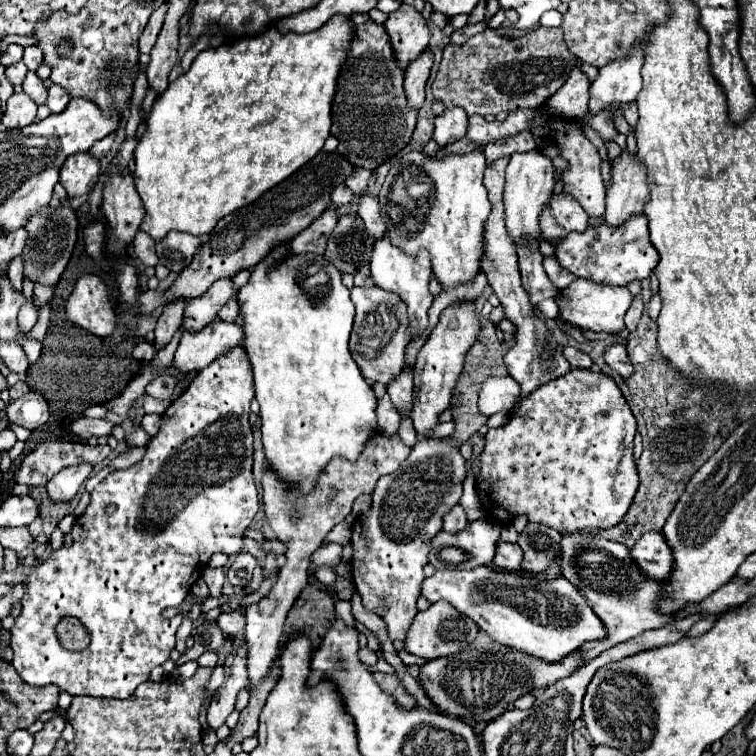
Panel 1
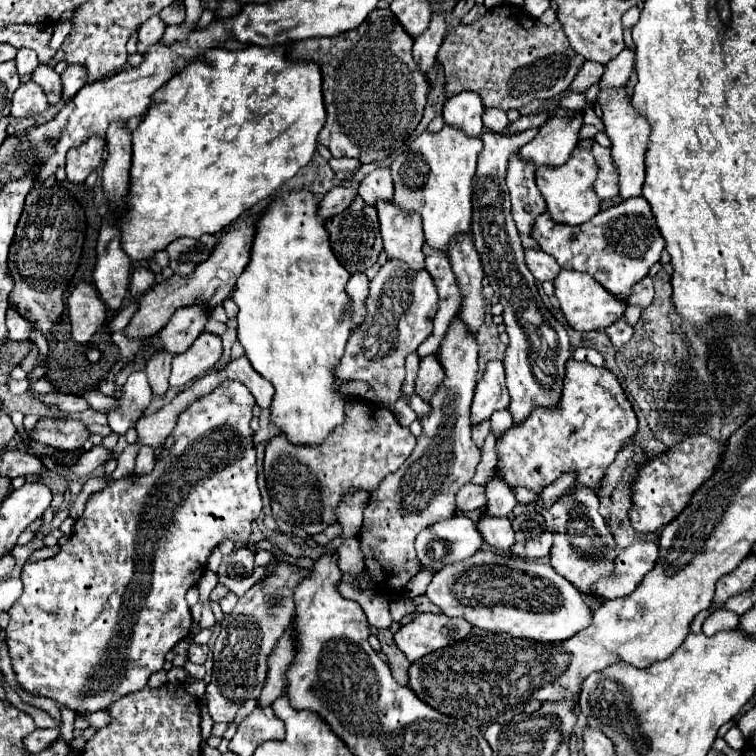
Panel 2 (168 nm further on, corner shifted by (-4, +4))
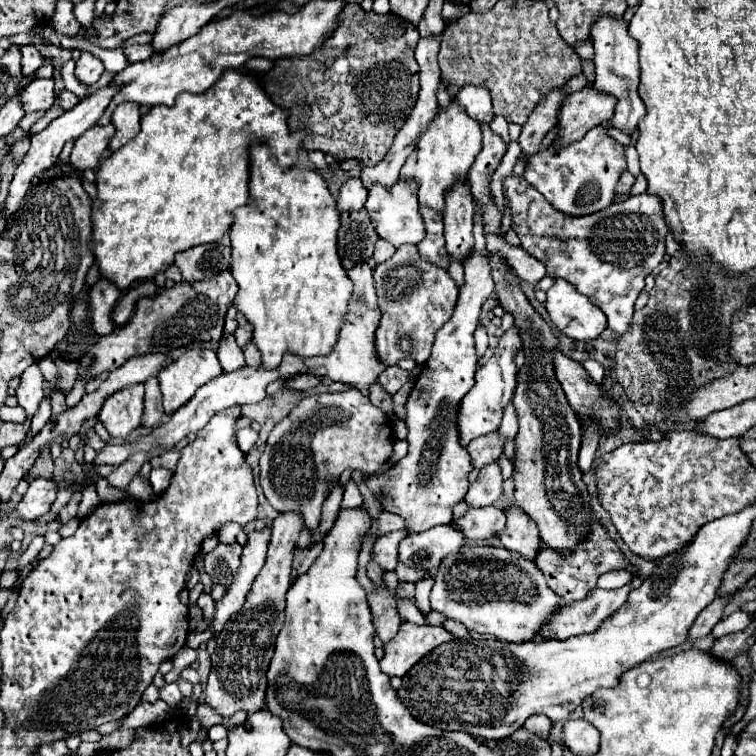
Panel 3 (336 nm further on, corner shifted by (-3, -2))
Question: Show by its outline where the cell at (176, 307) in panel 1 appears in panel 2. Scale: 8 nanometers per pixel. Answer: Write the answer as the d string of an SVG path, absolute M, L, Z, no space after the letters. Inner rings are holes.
M158 351L148 363L146 363L146 375L148 375L148 381L150 381L150 387L152 387L152 393L154 395L164 395L168 391L168 375L170 375L170 361L172 361L172 355L170 353L164 353L164 351Z

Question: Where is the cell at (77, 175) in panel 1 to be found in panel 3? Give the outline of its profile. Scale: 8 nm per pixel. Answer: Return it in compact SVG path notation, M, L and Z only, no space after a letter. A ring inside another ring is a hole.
M113 125L107 127L93 127L89 131L85 131L77 141L75 147L71 151L71 165L79 171L87 171L87 169L97 169L101 155L105 153L109 139L113 137L115 129Z

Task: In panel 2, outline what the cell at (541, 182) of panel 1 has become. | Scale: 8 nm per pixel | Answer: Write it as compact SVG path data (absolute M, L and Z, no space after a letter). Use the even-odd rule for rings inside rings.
M580 113L576 117L550 117L540 127L538 135L520 149L520 155L528 161L534 161L536 167L558 167L566 163L574 151L582 125L584 121Z

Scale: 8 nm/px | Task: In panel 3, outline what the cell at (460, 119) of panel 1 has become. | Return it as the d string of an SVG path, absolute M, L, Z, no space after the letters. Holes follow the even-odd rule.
M463 87L455 95L457 105L461 105L469 117L473 117L479 123L491 123L493 119L493 107L491 107L491 95L485 87Z

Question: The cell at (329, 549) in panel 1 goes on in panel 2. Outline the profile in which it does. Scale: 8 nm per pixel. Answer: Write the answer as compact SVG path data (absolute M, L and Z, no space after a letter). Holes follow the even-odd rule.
M346 539L338 549L338 565L342 573L350 573L350 575L358 575L364 571L364 559L362 559L362 551L358 547L358 539Z

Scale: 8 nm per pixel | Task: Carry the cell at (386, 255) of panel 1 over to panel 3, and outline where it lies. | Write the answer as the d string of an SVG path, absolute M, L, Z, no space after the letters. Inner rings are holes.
M399 179L391 189L385 189L381 185L373 185L369 189L365 209L369 211L369 217L375 225L375 231L379 233L379 237L389 241L393 247L419 245L423 241L425 227L423 227L423 219L419 213L419 205L417 205L417 187L413 181Z

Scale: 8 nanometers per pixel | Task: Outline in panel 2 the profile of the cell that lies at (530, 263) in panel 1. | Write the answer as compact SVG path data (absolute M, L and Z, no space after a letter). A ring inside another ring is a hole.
M516 151L506 173L506 185L512 199L512 217L518 231L526 235L530 235L534 219L546 211L546 201L536 187L534 171L536 167L530 167L530 163L522 163Z

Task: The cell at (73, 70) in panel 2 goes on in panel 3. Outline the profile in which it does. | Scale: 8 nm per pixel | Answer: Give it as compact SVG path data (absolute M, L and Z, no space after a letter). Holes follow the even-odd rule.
M81 53L79 61L75 63L75 77L87 87L91 87L101 77L103 71L105 71L103 63L91 53Z

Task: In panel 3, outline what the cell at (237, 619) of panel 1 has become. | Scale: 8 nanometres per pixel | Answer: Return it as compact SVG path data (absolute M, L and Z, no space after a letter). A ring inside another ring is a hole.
M281 513L273 521L273 533L265 565L255 577L243 609L225 623L225 629L217 637L217 649L211 657L213 667L205 689L205 703L225 719L241 709L247 713L255 713L265 707L267 667L273 657L273 641L285 617L285 593L291 585L291 561L299 531L301 517L297 517L297 513Z

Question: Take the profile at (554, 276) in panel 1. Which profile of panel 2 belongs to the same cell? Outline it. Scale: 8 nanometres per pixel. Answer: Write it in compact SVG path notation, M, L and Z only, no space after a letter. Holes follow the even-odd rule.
M526 249L526 265L530 269L530 273L536 277L536 281L552 281L558 271L562 269L556 259L552 259L550 255L546 255L544 251L538 249Z

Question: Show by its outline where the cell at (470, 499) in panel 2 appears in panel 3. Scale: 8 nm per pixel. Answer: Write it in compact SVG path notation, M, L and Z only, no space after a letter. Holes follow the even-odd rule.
M493 461L491 465L487 465L485 469L479 471L479 477L471 483L471 487L465 495L465 503L469 507L489 507L501 497L501 493L503 493L501 485L503 485L501 469Z

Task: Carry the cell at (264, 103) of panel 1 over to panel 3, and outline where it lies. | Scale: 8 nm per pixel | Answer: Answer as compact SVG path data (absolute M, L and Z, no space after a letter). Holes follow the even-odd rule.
M227 69L221 79L207 91L201 95L189 95L189 97L177 97L177 103L173 107L165 107L165 105L157 105L153 107L147 115L141 117L141 131L137 133L137 137L133 141L129 141L129 145L121 147L117 153L111 153L97 171L97 201L91 207L91 221L93 221L93 237L91 237L91 251L99 263L99 271L101 277L111 279L117 287L127 289L133 285L133 281L137 279L151 279L155 273L165 271L171 263L173 263L173 255L177 251L195 247L195 245L205 245L205 243L217 243L223 239L223 235L231 229L233 225L233 211L239 205L245 205L249 201L249 147L255 141L261 141L263 145L267 145L271 149L271 153L275 155L279 167L289 169L295 167L297 159L299 159L299 149L303 147L305 129L291 129L289 127L289 109L283 109L279 105L275 105L271 101L271 97L263 91L263 85L259 83L259 79L253 73L247 71L239 71L239 69Z

